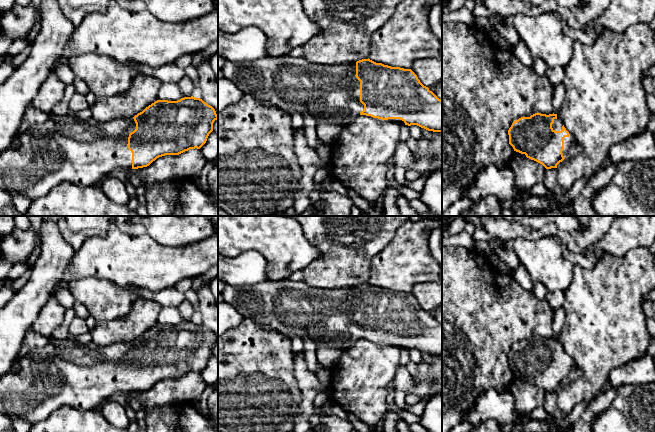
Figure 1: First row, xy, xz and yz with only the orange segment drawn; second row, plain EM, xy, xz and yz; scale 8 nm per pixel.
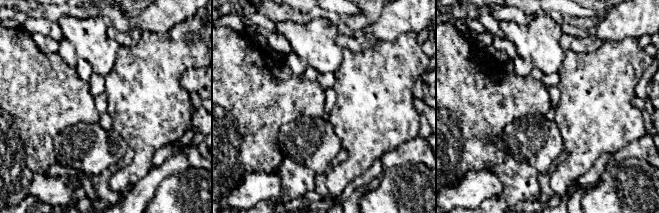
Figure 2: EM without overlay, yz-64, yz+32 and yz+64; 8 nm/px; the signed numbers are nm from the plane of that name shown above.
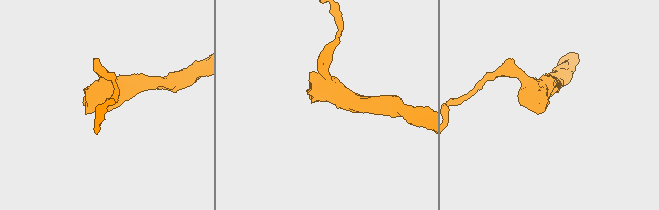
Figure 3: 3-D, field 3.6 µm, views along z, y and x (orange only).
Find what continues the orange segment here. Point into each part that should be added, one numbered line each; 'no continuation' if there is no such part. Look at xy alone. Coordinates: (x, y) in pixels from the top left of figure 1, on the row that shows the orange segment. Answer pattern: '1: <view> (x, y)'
1: xy (84, 152)

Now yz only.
1: yz (569, 142)

